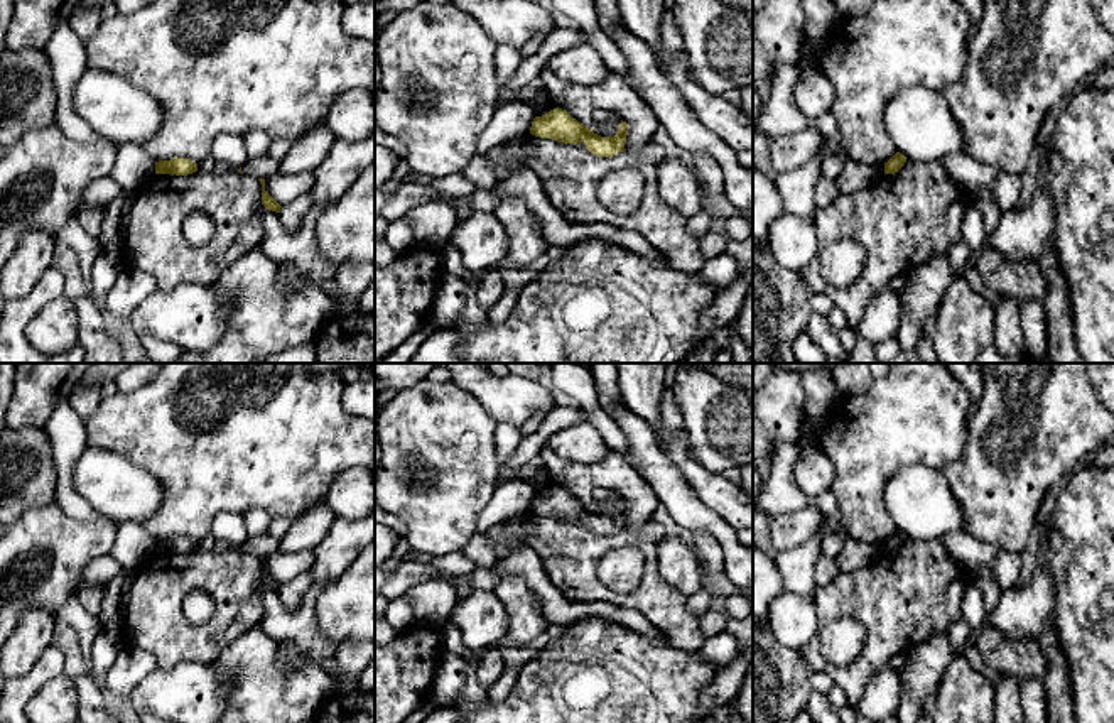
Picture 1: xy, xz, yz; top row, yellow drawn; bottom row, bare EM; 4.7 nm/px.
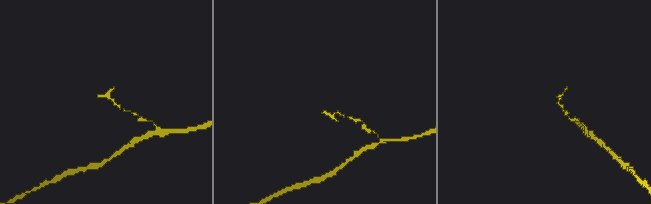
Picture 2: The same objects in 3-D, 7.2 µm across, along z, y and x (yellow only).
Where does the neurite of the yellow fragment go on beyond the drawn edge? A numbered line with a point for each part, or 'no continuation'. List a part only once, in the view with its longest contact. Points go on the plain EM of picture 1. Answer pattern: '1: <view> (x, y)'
no continuation

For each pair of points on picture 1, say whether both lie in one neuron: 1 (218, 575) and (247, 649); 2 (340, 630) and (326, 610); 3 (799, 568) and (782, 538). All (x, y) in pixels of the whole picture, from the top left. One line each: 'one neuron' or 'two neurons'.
1: two neurons
2: one neuron
3: two neurons

